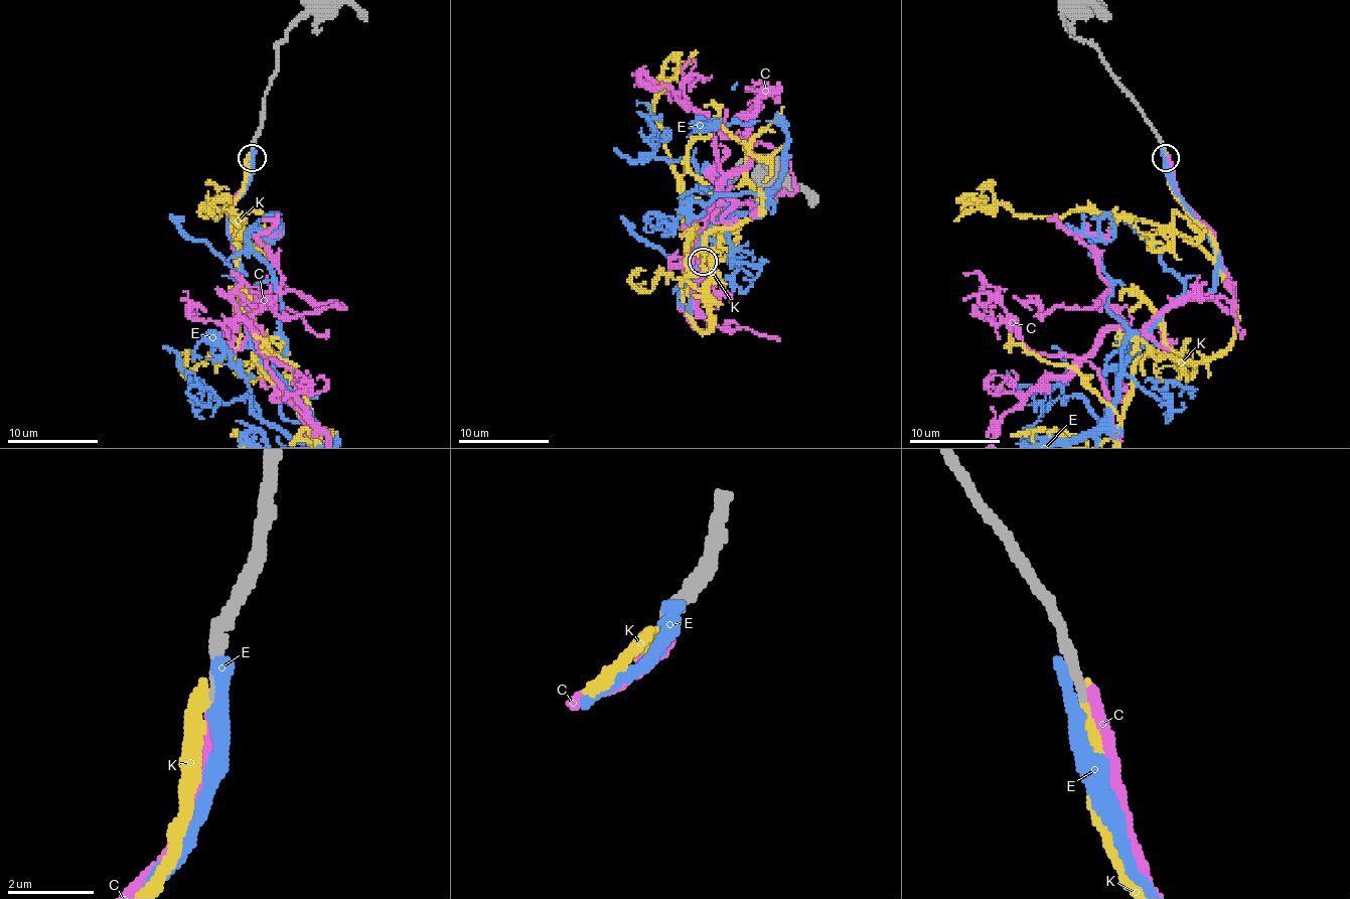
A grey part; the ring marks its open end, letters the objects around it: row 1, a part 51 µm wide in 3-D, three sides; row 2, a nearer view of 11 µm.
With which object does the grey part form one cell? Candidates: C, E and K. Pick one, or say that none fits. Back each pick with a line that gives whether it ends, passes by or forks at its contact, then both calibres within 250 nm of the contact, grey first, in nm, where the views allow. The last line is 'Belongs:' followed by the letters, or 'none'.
Belongs: none

